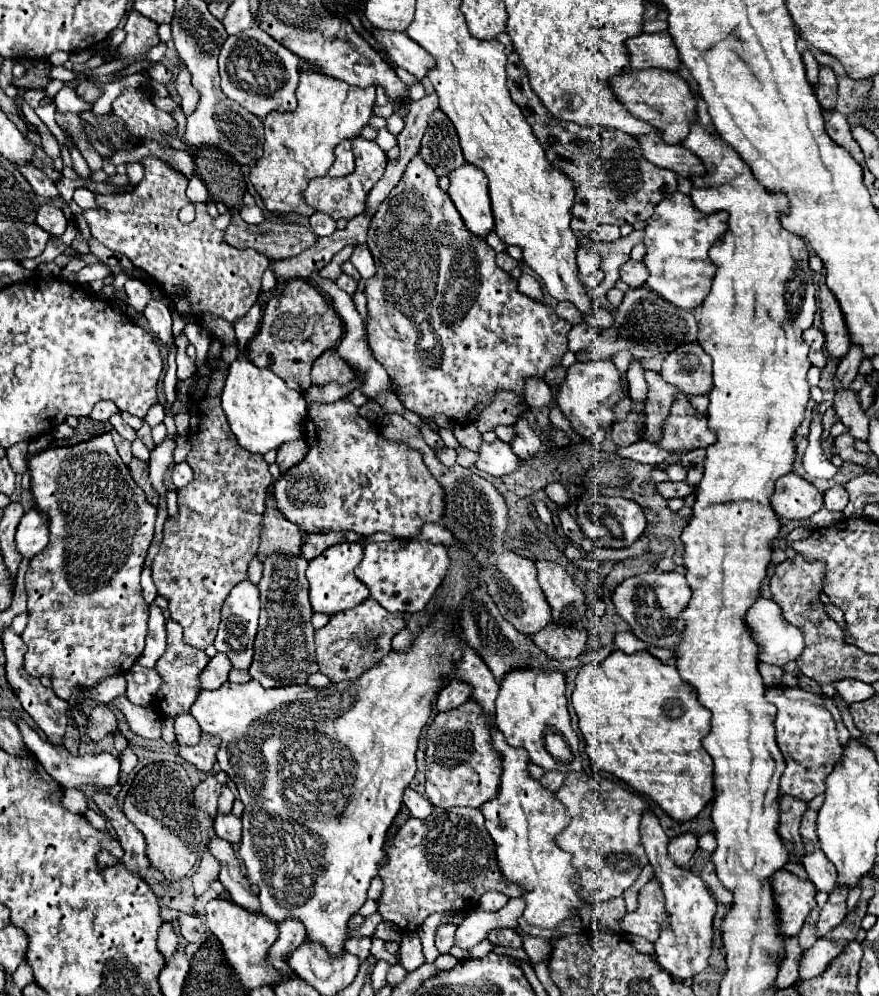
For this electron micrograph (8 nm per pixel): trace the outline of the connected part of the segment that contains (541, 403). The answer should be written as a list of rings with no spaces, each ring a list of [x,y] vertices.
[[[529,380],[525,402],[533,408],[549,408],[555,402],[555,396],[551,394],[551,388],[545,384],[545,380]]]

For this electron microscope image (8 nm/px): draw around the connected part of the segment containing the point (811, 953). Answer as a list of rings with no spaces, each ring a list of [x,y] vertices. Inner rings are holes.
[[[823,940],[821,944],[815,944],[799,960],[799,976],[801,976],[801,980],[815,978],[819,972],[825,970],[825,964],[829,964],[835,958],[835,954],[839,954],[841,950],[843,950],[841,946],[837,946],[833,942],[827,942],[827,940]]]

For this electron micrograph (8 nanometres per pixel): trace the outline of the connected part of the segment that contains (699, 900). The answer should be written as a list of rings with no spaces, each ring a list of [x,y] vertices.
[[[651,810],[643,813],[640,825],[641,838],[647,857],[653,864],[661,890],[665,894],[665,910],[669,912],[669,926],[661,930],[659,940],[655,942],[657,962],[675,978],[693,978],[707,966],[713,940],[713,916],[715,916],[715,898],[709,894],[705,882],[695,876],[689,868],[678,867],[667,856],[669,838],[665,834],[659,819]]]

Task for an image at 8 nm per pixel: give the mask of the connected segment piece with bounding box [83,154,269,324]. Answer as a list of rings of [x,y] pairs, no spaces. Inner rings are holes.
[[[153,154],[141,158],[141,164],[145,176],[133,190],[123,194],[95,194],[97,208],[109,210],[107,218],[97,208],[83,212],[93,238],[109,250],[127,256],[135,268],[155,278],[175,316],[185,324],[199,322],[203,314],[213,314],[233,324],[255,304],[261,276],[269,266],[267,258],[255,250],[239,250],[227,244],[225,232],[213,226],[207,204],[195,206],[197,214],[191,224],[179,222],[179,210],[189,204],[185,194],[189,178]]]

